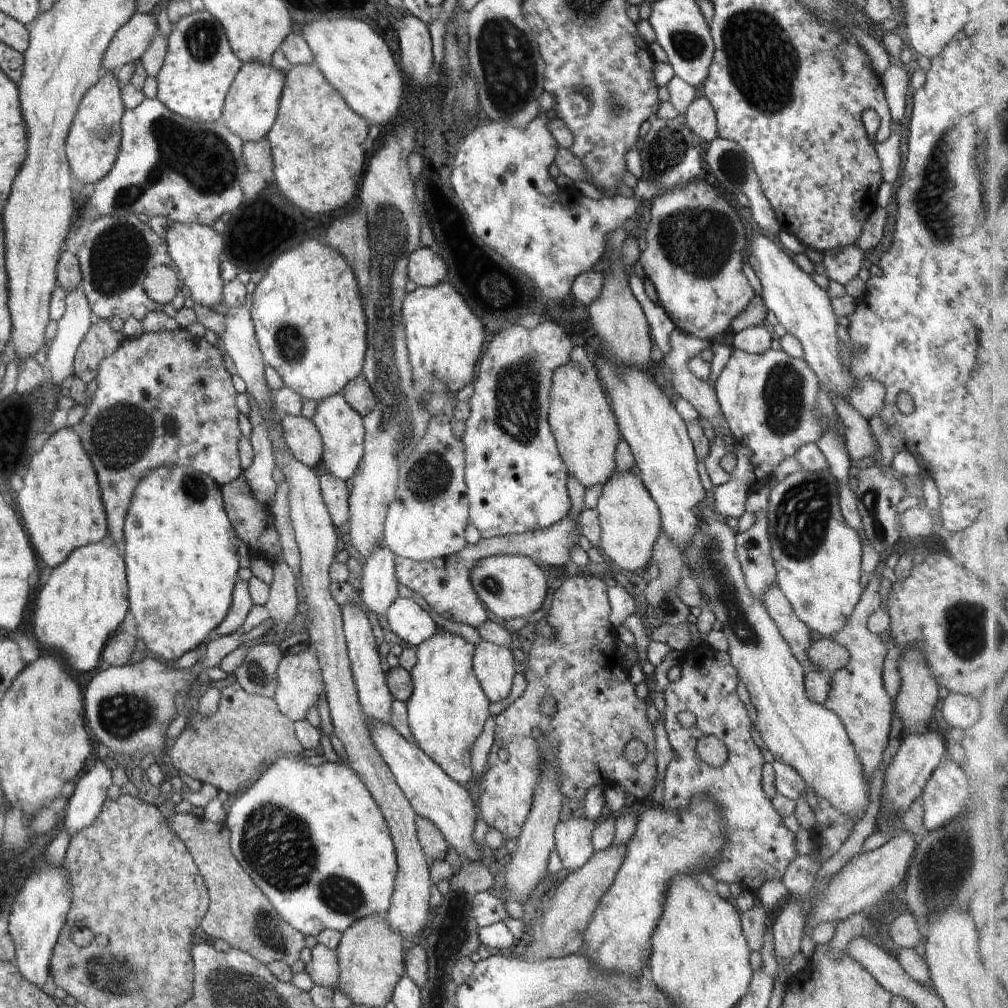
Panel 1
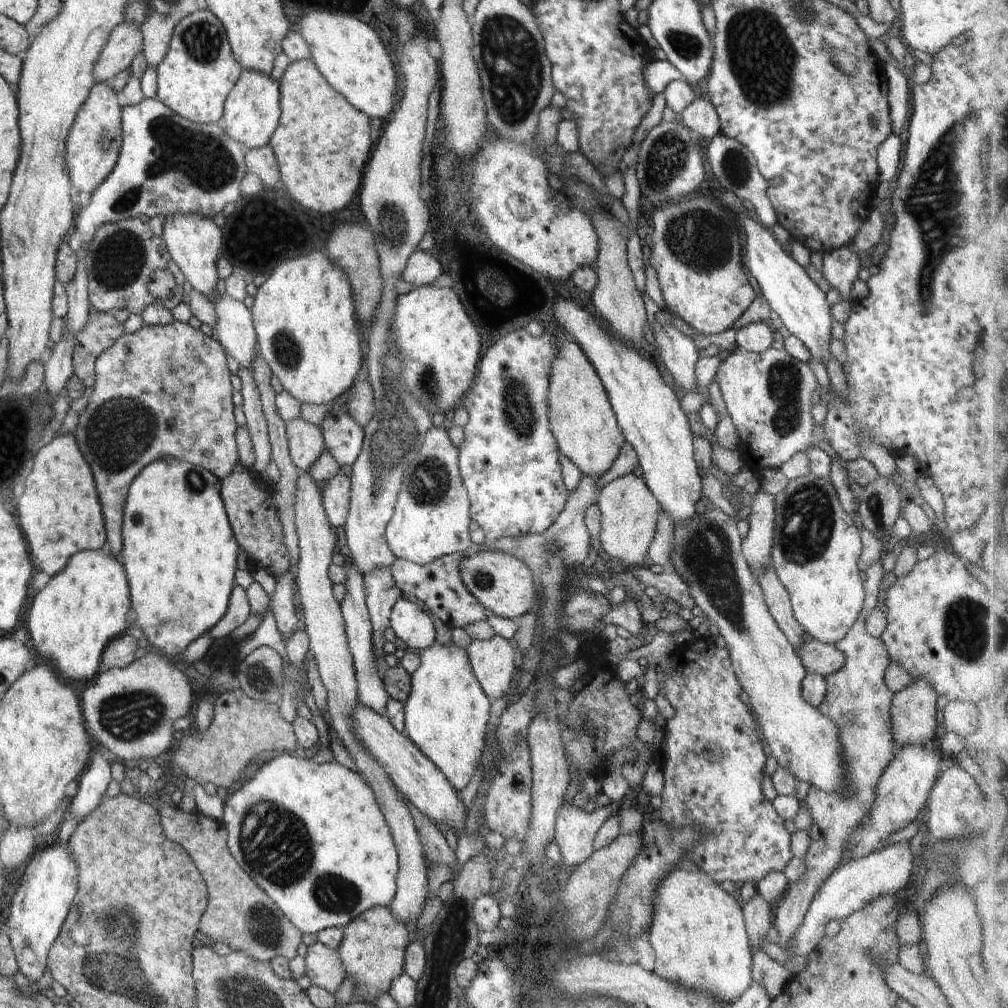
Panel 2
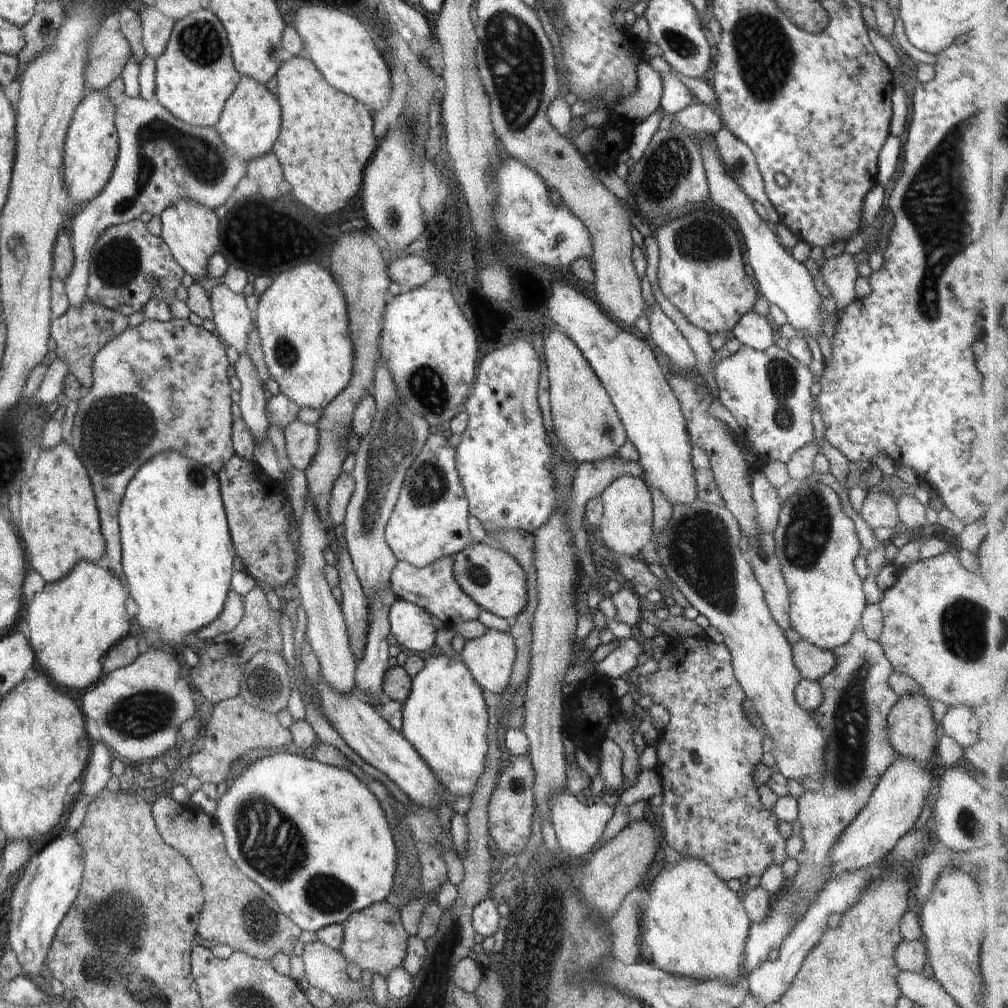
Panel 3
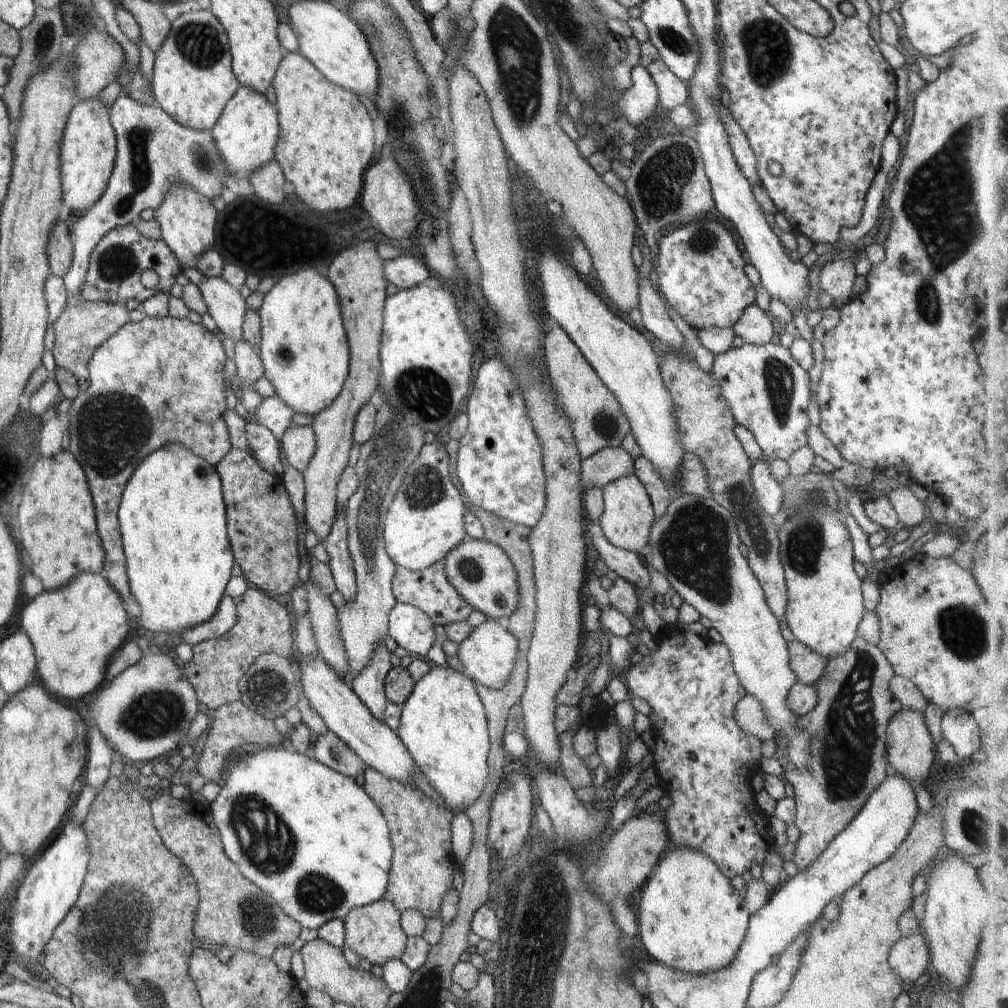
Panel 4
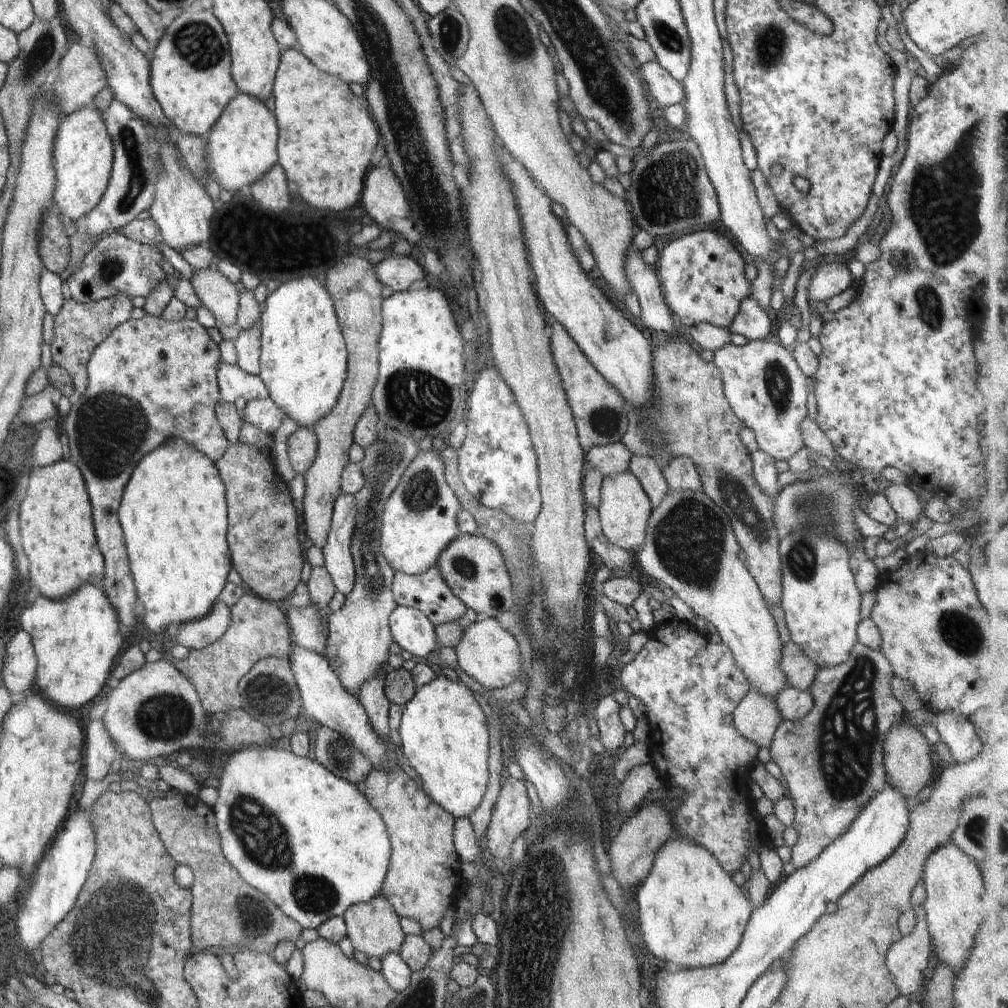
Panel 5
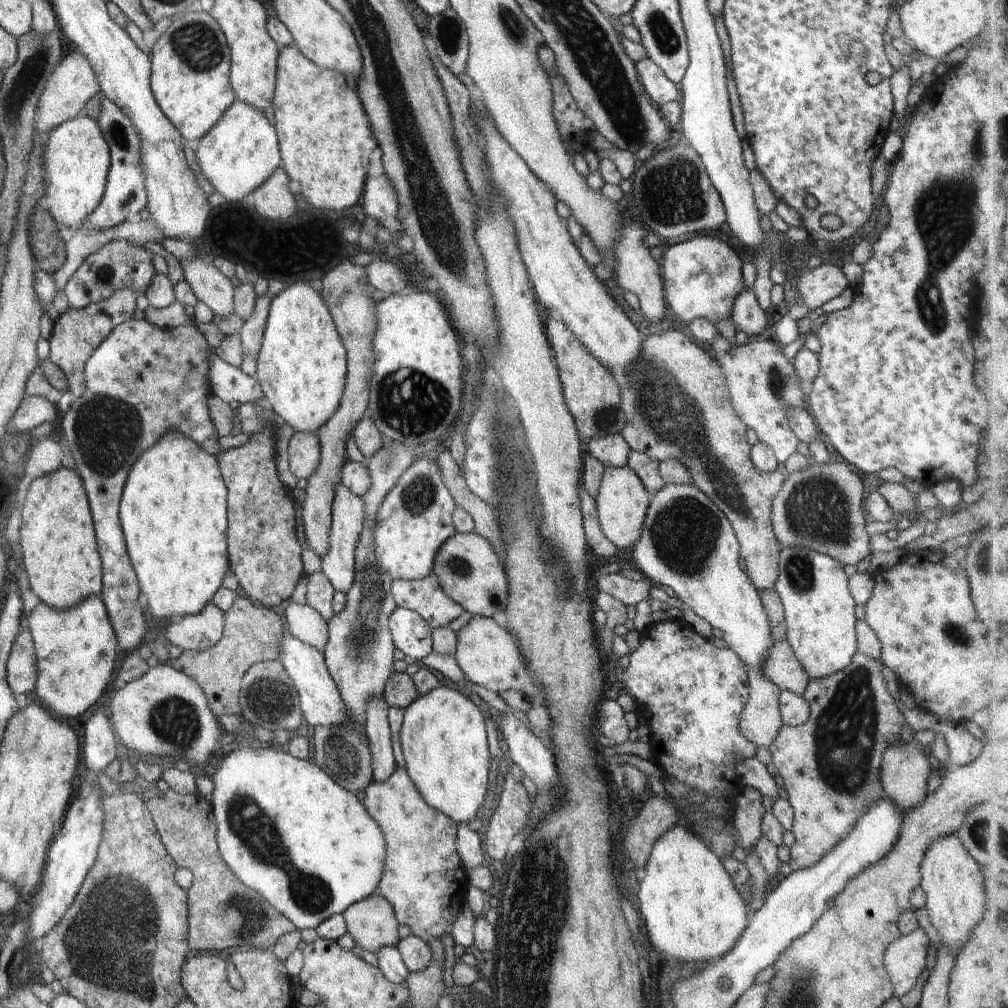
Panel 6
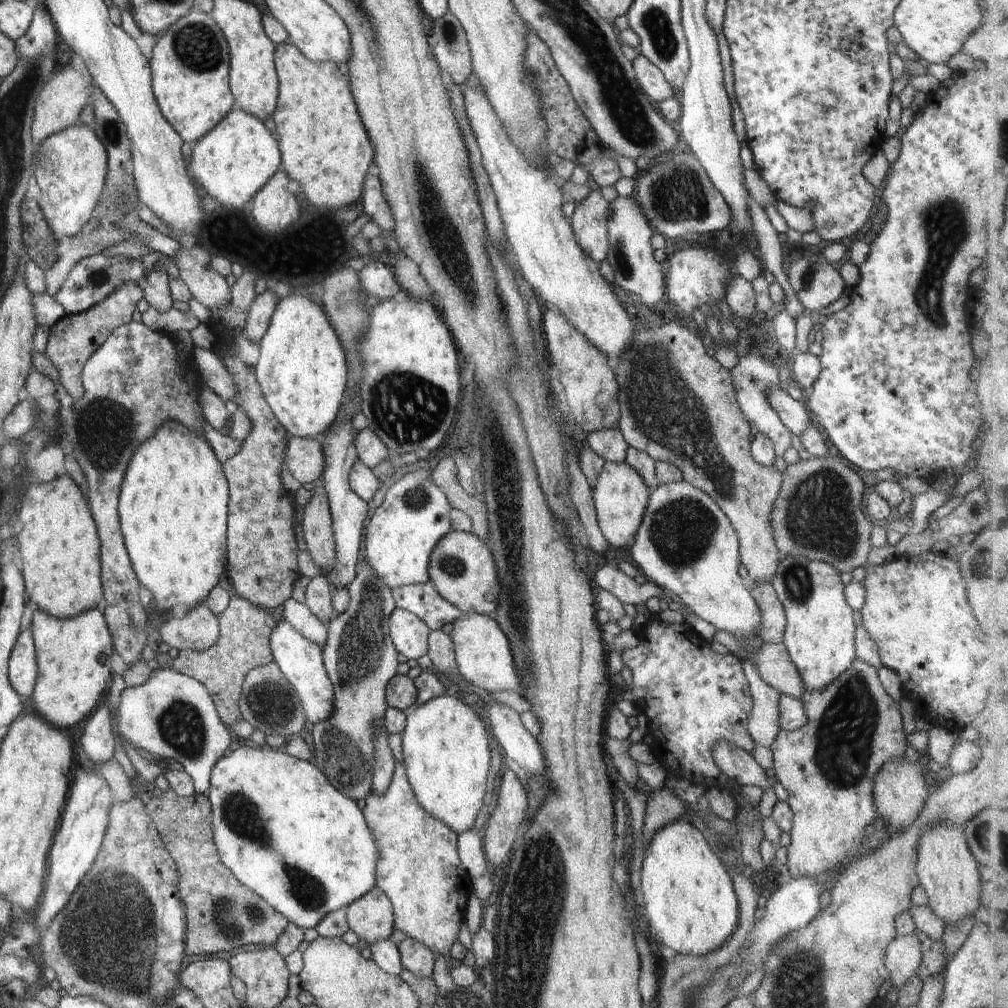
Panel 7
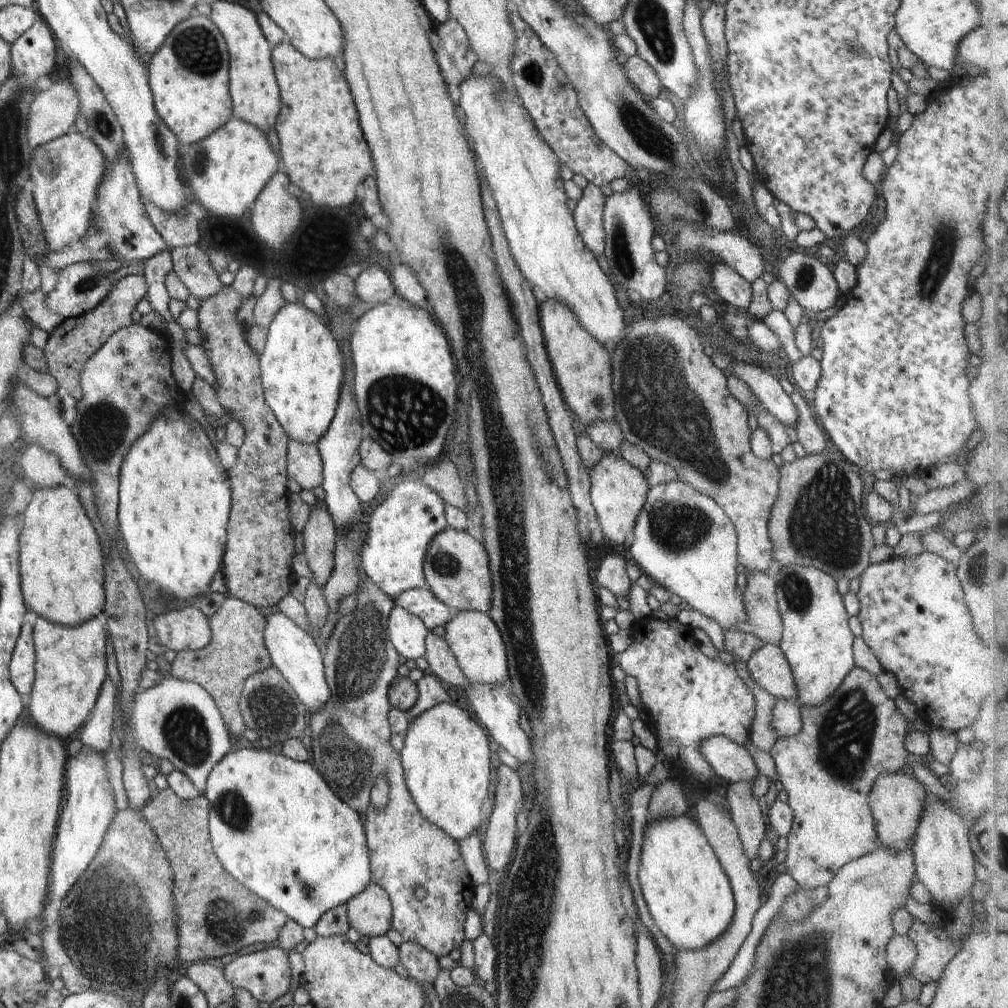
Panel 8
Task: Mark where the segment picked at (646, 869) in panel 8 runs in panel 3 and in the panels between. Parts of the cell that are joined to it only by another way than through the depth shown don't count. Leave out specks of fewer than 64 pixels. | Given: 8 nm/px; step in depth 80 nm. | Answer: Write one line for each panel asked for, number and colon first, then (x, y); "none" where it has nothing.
3: (696, 926)
4: (691, 919)
5: (690, 912)
6: (693, 913)
7: (688, 897)

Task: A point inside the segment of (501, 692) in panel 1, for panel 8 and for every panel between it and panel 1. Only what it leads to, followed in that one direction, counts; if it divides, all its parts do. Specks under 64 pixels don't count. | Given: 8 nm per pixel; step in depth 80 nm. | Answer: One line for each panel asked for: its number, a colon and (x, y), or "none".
2: (492, 660)
3: (490, 657)
4: (488, 654)
5: (489, 654)
6: (488, 655)
7: (482, 652)
8: (474, 639)

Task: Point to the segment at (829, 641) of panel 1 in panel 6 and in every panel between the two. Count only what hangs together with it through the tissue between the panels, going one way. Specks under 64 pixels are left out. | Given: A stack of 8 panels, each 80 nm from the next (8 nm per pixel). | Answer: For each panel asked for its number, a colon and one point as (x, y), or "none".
2: (822, 659)
3: (813, 663)
4: (808, 666)
5: (799, 672)
6: (781, 667)

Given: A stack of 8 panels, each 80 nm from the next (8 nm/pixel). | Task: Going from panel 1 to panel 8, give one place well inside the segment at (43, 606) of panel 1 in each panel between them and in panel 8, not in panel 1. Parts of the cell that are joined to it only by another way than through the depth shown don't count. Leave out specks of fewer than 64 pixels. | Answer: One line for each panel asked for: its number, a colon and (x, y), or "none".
2: (72, 619)
3: (73, 622)
4: (75, 630)
5: (76, 638)
6: (76, 648)
7: (73, 655)
8: (70, 662)

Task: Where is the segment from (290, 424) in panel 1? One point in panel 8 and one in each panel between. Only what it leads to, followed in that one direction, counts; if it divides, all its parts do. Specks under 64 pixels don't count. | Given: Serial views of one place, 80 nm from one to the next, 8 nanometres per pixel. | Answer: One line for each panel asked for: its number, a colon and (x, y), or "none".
2: (306, 444)
3: (301, 440)
4: (298, 443)
5: (302, 445)
6: (304, 451)
7: (304, 457)
8: (304, 464)

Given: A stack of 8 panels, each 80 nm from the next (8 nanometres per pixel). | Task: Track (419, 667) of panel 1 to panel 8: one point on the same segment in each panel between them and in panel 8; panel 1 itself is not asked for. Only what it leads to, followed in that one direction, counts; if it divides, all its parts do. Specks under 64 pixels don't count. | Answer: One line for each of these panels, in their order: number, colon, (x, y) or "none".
2: (446, 713)
3: (445, 717)
4: (443, 724)
5: (444, 735)
6: (443, 735)
7: (446, 752)
8: (446, 760)

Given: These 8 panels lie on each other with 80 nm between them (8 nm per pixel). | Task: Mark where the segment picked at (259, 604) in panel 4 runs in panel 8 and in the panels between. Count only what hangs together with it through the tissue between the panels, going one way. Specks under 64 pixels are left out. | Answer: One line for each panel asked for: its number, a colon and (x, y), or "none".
5: (258, 629)
6: (252, 633)
7: (243, 642)
8: (236, 651)

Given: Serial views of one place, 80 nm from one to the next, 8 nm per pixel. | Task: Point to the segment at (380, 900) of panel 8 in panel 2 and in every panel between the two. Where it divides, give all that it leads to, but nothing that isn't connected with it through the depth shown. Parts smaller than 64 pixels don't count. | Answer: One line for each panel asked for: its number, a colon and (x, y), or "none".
2: (373, 947)
3: (374, 938)
4: (374, 932)
5: (373, 927)
6: (371, 922)
7: (371, 917)

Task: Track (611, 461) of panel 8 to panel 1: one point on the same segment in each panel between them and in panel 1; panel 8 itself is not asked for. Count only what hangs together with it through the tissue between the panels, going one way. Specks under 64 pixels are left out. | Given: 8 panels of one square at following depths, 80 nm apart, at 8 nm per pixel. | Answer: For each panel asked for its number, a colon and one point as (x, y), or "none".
1: (629, 517)
2: (629, 511)
3: (626, 525)
4: (627, 517)
5: (624, 508)
6: (622, 501)
7: (620, 495)

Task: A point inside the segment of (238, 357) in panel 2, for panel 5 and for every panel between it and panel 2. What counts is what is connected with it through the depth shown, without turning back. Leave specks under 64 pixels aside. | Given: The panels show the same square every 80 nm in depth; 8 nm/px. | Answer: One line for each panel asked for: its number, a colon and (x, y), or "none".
3: (233, 320)
4: (224, 303)
5: (217, 293)

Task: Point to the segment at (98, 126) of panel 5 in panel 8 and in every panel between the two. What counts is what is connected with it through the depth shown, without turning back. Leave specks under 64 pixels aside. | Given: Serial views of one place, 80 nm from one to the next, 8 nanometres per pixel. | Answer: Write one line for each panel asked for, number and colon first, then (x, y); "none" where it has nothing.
6: (77, 159)
7: (70, 167)
8: (66, 172)

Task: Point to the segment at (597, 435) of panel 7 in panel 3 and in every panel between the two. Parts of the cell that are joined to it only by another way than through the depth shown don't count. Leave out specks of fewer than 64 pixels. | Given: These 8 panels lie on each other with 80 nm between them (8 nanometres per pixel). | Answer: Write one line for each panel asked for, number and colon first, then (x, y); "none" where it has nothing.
3: (591, 478)
4: (608, 464)
5: (611, 458)
6: (612, 451)

